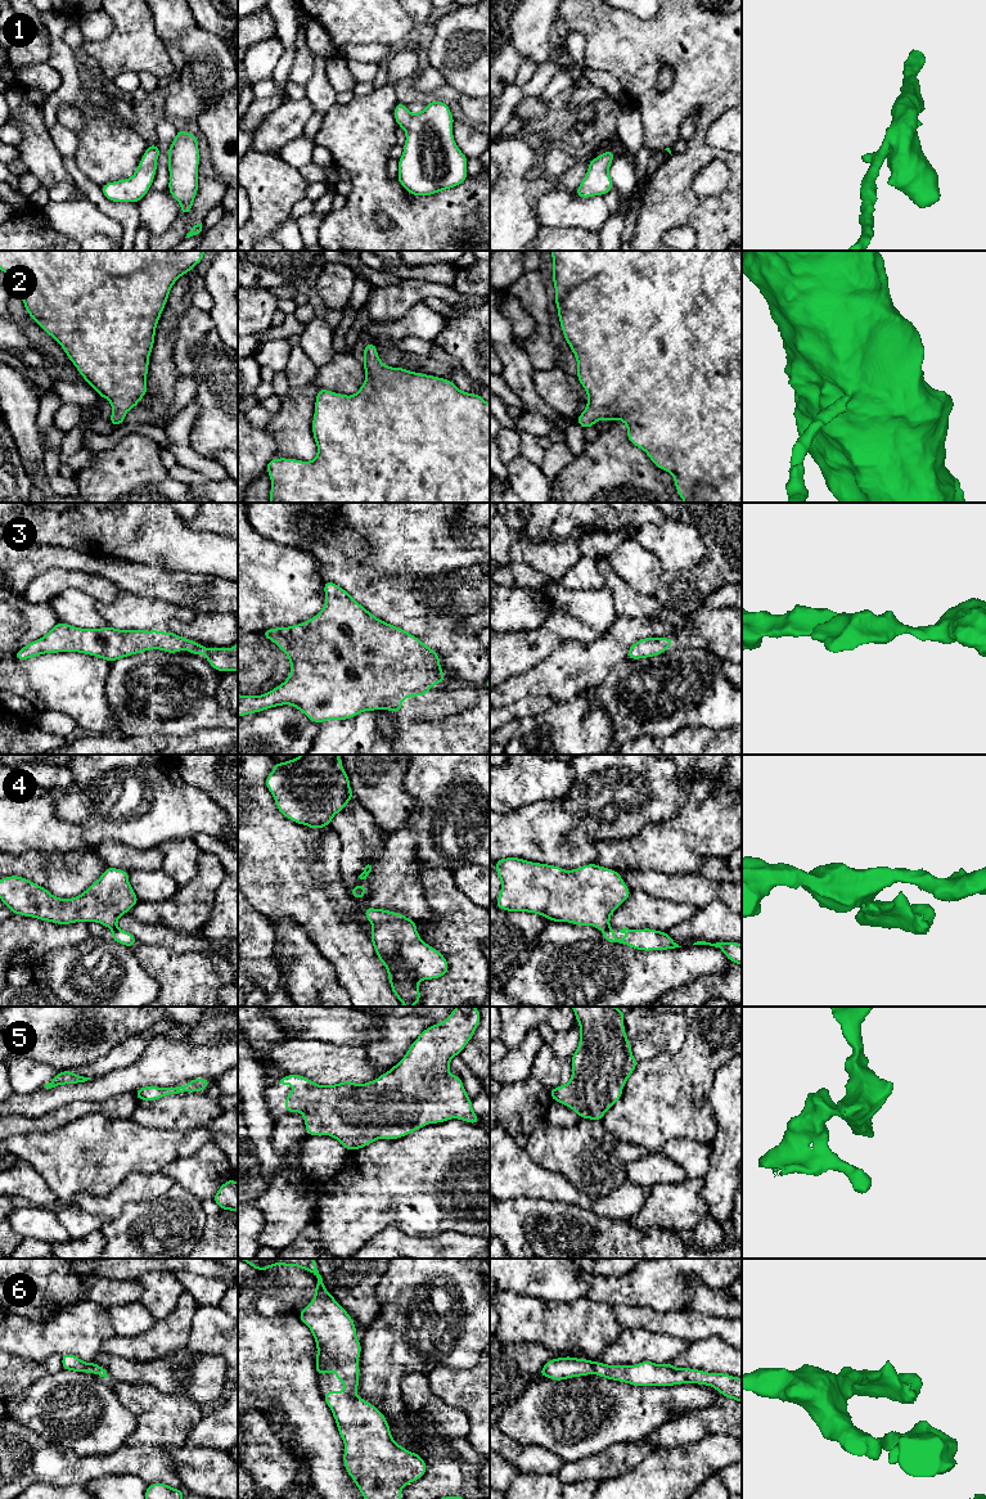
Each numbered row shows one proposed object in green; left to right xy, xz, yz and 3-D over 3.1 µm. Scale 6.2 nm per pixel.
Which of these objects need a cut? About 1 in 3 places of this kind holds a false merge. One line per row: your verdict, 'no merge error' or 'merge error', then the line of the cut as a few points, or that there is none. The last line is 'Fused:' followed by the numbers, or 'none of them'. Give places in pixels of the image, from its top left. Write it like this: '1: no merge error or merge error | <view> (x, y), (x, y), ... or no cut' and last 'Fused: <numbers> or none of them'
1: no merge error | no cut
2: no merge error | no cut
3: no merge error | no cut
4: merge error | yz (608, 926), (603, 930)
5: no merge error | no cut
6: no merge error | no cut
Fused: 4

